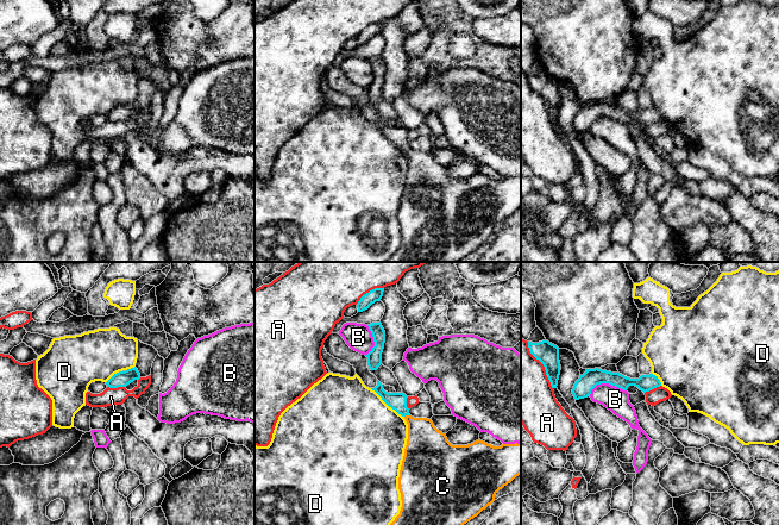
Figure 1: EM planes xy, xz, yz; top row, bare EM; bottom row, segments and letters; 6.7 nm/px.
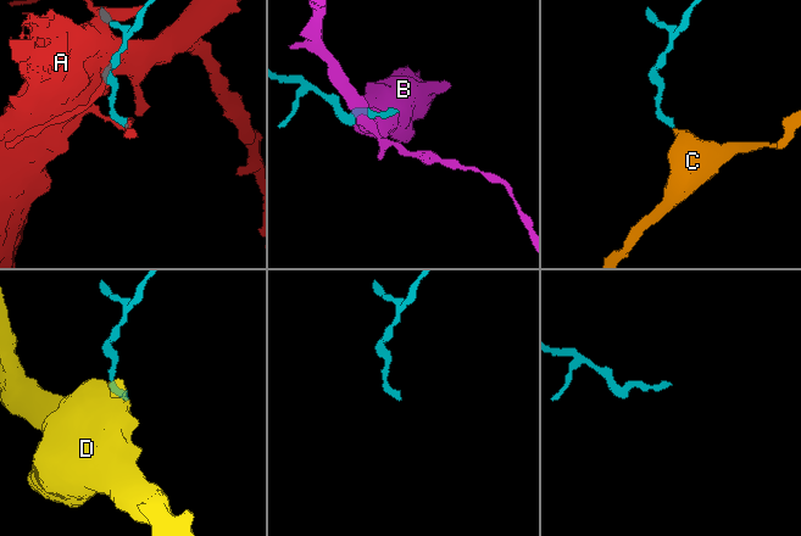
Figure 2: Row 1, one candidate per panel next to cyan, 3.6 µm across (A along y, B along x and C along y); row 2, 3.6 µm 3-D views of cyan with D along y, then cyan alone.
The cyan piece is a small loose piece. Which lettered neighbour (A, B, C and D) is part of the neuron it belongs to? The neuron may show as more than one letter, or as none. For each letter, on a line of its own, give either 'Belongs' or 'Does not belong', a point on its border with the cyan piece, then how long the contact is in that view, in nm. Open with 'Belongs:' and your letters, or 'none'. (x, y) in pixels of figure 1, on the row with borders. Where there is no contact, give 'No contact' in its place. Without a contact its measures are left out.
Belongs: C
A: Does not belong. Touches cyan at xz (370, 291). Shared border 220 nm
B: Does not belong. Touches cyan at yz (605, 382). Shared border 260 nm
C: Belongs. Touches cyan at xz (407, 414). Shared border 40 nm
D: Does not belong. Touches cyan at xz (387, 404). Shared border 300 nm

